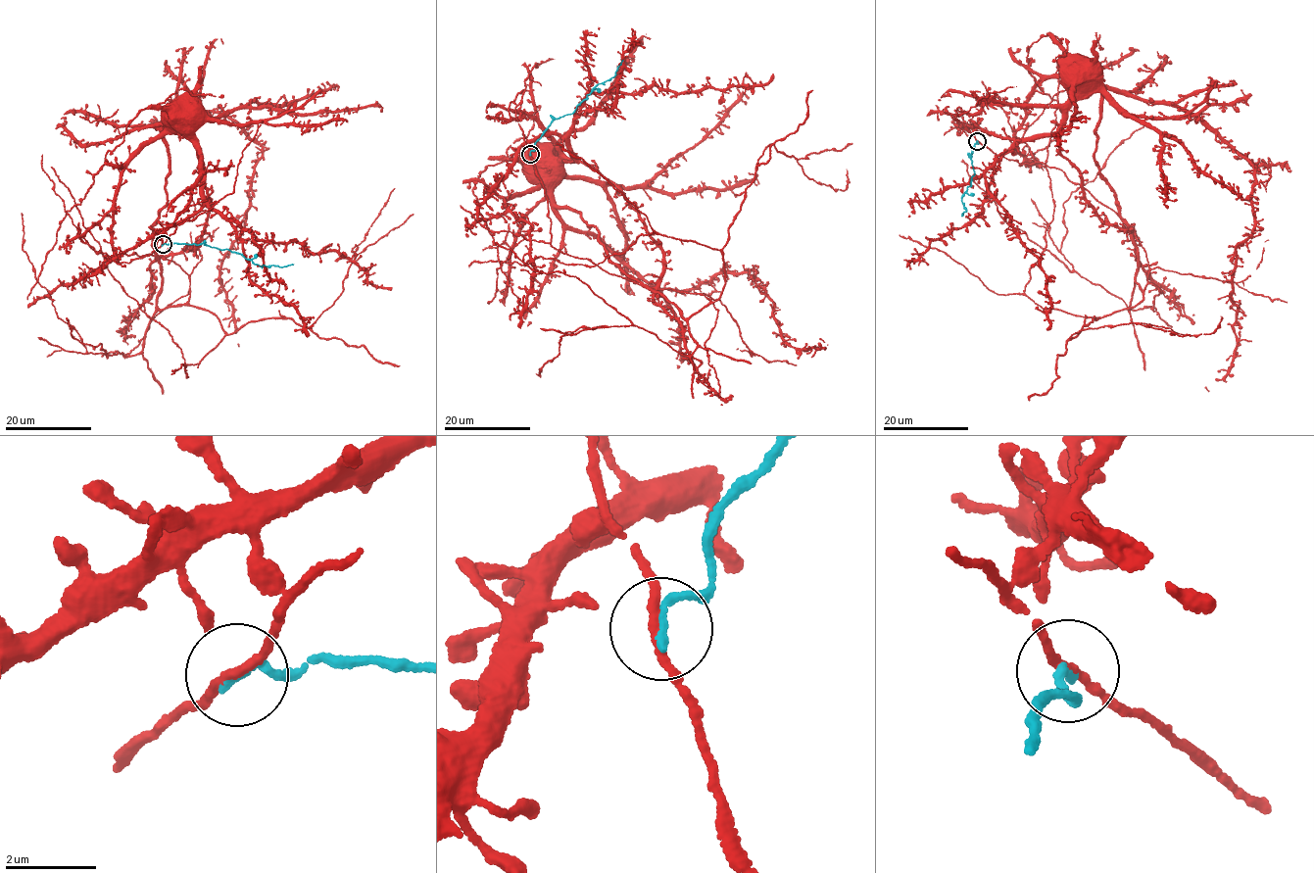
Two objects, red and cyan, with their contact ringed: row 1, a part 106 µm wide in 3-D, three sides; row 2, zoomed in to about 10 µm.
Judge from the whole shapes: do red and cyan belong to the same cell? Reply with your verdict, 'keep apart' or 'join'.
keep apart

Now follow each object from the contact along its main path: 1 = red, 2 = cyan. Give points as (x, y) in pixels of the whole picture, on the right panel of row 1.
1: (978, 141), (972, 133), (977, 127), (1018, 139), (1056, 131), (1075, 77), (1082, 73), (1076, 76)
2: (978, 141), (971, 155), (975, 173), (963, 193), (966, 209), (961, 217)

